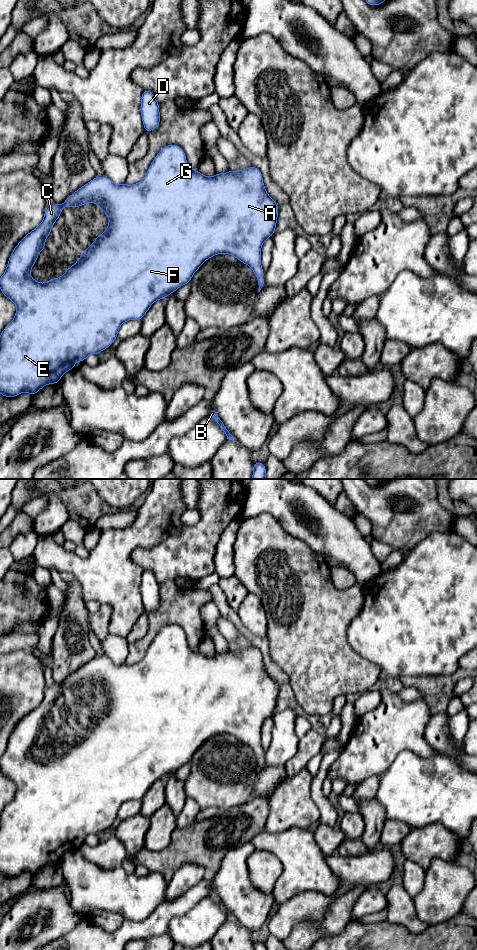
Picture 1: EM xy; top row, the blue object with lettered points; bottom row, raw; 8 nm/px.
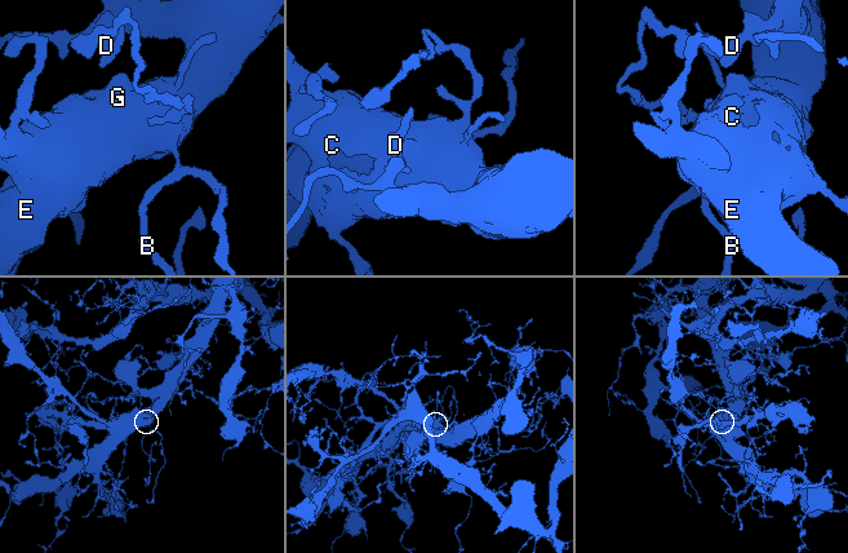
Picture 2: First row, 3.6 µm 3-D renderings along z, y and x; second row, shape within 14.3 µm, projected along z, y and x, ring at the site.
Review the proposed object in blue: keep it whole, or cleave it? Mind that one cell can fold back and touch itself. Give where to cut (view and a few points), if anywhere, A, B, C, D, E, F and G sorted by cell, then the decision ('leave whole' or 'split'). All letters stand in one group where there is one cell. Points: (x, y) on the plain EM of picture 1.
no cut | A B C D E F G | leave whole

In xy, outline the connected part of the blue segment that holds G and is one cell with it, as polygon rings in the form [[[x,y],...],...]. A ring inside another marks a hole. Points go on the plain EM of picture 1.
[[[176,624],[167,625],[159,631],[150,644],[145,657],[137,664],[128,665],[123,663],[121,665],[116,665],[112,660],[105,656],[96,656],[72,673],[62,684],[54,683],[51,687],[47,687],[44,692],[44,698],[39,706],[24,716],[13,729],[6,750],[0,757],[1,773],[16,785],[16,794],[13,800],[0,814],[0,874],[7,878],[11,878],[18,876],[23,872],[28,872],[31,877],[33,877],[47,864],[59,863],[61,857],[66,852],[71,851],[71,849],[75,847],[77,841],[84,843],[88,835],[98,835],[101,831],[109,828],[118,817],[118,810],[124,802],[129,800],[141,801],[155,781],[165,779],[181,766],[189,764],[194,753],[200,746],[215,735],[229,734],[240,740],[243,744],[248,745],[253,750],[254,755],[258,758],[260,772],[264,764],[264,751],[261,746],[261,728],[264,721],[275,713],[278,693],[279,686],[267,673],[264,667],[262,653],[257,647],[251,646],[238,651],[230,649],[227,653],[216,653],[214,656],[208,657],[188,646],[185,632]],[[88,682],[93,682],[96,686],[101,687],[109,698],[109,704],[106,710],[102,714],[96,715],[96,720],[80,734],[80,739],[75,741],[72,747],[66,748],[66,752],[60,758],[54,757],[46,763],[40,763],[34,760],[30,755],[31,749],[35,745],[39,733],[45,730],[45,720],[50,716],[54,703],[59,696],[62,695],[62,688],[82,687]]]

